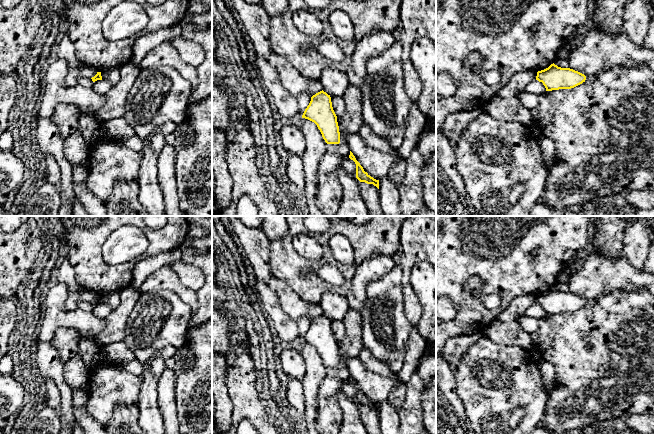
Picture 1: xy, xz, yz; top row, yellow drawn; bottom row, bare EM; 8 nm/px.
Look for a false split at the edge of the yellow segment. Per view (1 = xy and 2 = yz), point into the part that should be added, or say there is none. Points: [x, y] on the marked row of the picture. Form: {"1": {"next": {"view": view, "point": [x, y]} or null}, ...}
{"1": {"next": null}, "2": {"next": null}}

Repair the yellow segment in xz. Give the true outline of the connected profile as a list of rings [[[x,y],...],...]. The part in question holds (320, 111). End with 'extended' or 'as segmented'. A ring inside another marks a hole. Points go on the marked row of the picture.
[[[323,90],[311,97],[302,118],[314,122],[327,144],[339,144],[340,132],[331,97]]]; as segmented

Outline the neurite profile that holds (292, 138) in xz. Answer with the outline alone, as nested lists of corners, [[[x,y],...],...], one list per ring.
[[[285,121],[279,132],[279,137],[282,146],[290,155],[302,156],[304,154],[305,136],[298,122]]]

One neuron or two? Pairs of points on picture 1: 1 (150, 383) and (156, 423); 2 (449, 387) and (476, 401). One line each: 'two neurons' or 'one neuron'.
1: one neuron
2: two neurons

